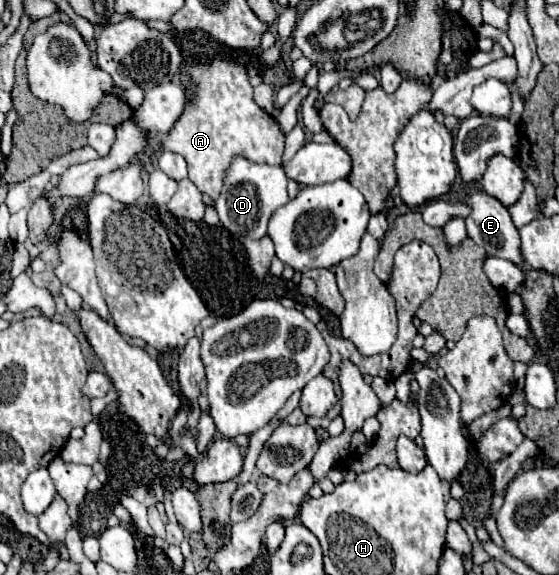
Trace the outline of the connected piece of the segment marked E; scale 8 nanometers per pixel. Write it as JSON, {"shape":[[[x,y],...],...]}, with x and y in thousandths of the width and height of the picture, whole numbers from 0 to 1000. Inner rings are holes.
{"shape":[[[868,334],[839,337],[835,351],[846,362],[846,369],[832,383],[839,414],[850,424],[857,424],[875,445],[903,449],[903,452],[911,452],[911,456],[918,456],[925,463],[936,463],[936,449],[932,449],[932,410],[928,410],[925,393],[918,393],[918,379],[914,379],[911,365],[893,348],[886,348],[882,341],[871,341]]]}

